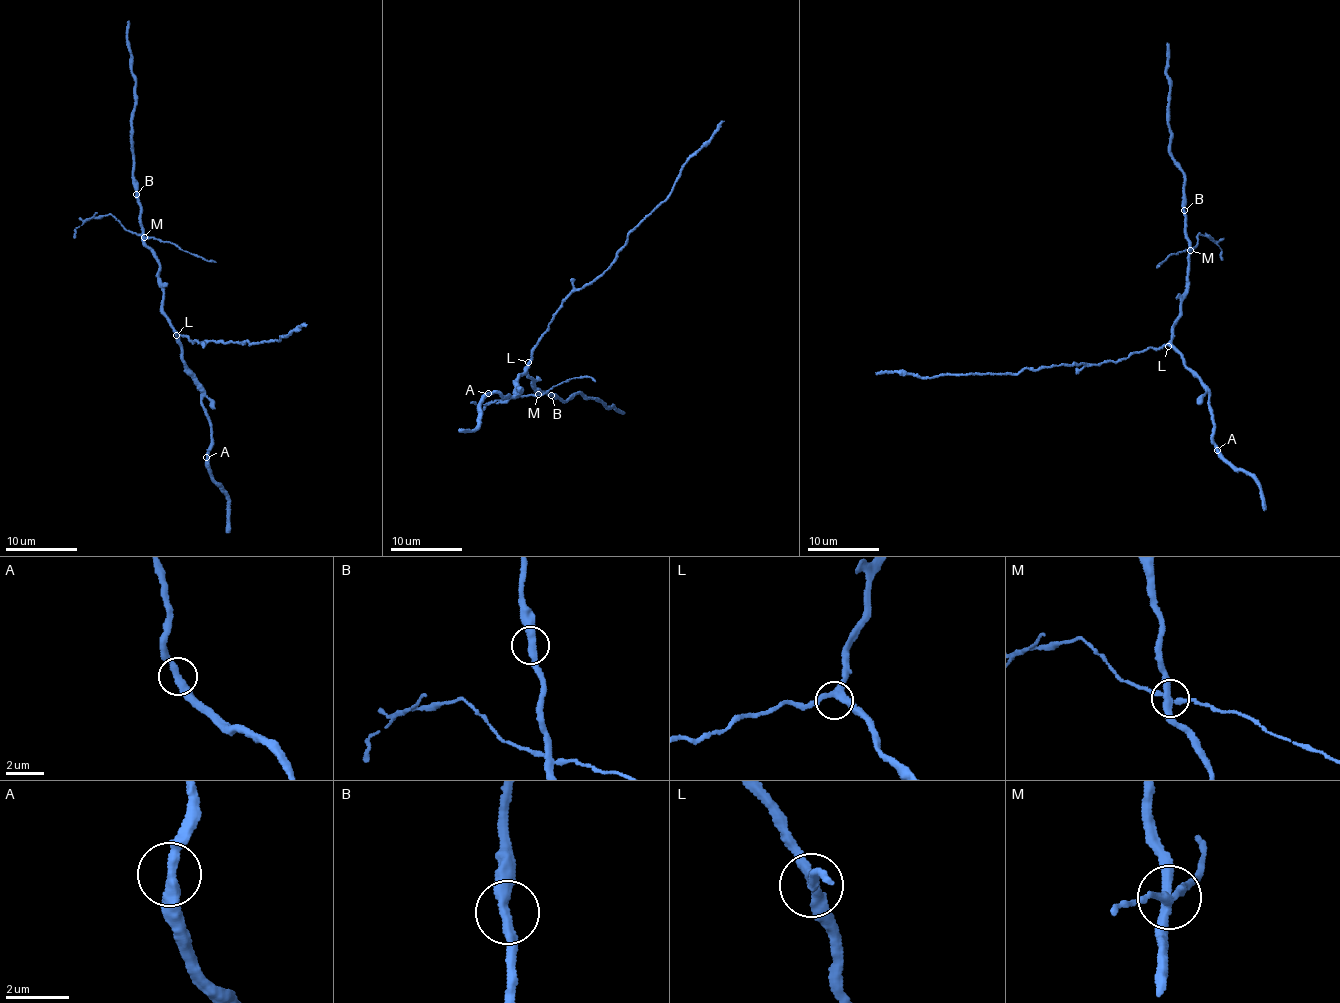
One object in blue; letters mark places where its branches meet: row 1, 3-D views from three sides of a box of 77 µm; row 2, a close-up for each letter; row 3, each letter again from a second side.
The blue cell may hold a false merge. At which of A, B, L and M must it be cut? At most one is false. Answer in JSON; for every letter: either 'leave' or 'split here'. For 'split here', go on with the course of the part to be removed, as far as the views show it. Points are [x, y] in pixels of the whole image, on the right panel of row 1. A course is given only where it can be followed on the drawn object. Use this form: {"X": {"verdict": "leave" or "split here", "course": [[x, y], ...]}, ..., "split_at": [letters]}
{"A": {"verdict": "leave"}, "B": {"verdict": "leave"}, "L": {"verdict": "leave"}, "M": {"verdict": "split here", "course": [[1190, 250], [1195, 248], [1200, 233], [1219, 246], [1223, 260]]}, "split_at": ["M"]}

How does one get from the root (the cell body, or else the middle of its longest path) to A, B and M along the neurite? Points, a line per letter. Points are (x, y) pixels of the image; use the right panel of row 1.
A: (1169, 342), (1208, 390), (1213, 443), (1217, 450)
B: (1169, 342), (1174, 320), (1180, 313), (1180, 297), (1187, 287), (1190, 260), (1184, 210)
M: (1169, 342), (1174, 320), (1180, 313), (1180, 297), (1187, 287), (1190, 250)

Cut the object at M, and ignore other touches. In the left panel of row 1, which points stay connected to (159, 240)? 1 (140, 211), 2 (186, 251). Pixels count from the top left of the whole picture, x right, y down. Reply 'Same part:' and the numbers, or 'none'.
Same part: 2

